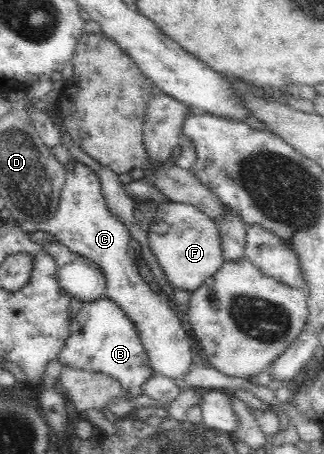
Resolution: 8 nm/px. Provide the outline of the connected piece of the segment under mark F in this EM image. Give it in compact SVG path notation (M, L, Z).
M170 200L159 203L147 235L149 247L158 264L162 267L168 282L176 288L192 292L216 274L225 261L218 225L190 204Z

